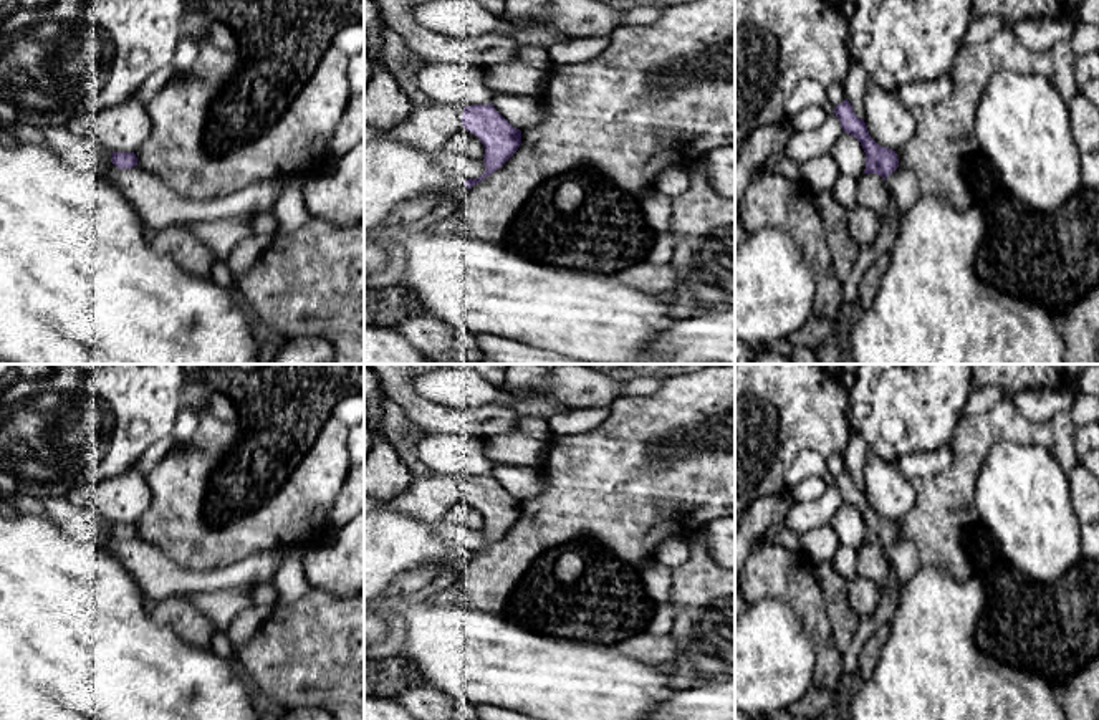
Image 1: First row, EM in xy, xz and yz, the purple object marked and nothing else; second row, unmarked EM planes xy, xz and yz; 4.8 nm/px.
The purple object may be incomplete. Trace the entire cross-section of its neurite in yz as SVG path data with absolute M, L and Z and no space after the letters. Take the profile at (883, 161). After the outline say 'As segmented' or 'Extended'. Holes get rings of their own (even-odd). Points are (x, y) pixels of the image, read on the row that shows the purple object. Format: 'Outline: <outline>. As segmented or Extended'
Outline: M847 99L837 104L833 111L841 122L844 132L854 136L866 152L864 174L877 174L882 179L889 177L897 167L899 159L895 151L879 146L867 131L864 119L859 119Z. As segmented

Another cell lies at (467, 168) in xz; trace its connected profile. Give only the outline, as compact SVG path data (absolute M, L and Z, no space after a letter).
M442 151L435 154L437 162L450 174L462 179L477 179L485 172L483 159L475 159L450 151Z

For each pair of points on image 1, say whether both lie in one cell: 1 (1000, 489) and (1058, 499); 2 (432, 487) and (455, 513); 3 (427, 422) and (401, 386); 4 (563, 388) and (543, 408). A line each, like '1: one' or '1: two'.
1: one
2: two
3: one
4: two

